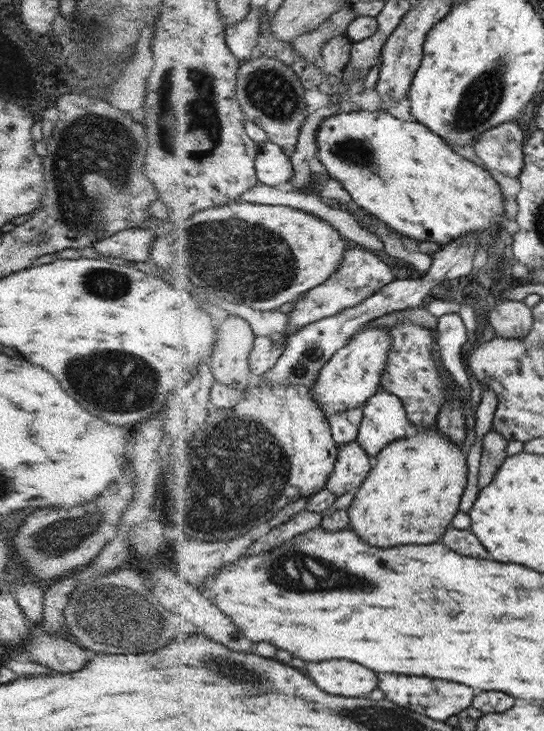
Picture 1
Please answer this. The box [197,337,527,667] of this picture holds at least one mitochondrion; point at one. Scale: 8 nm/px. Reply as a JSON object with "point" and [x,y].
{"point":[299,571]}

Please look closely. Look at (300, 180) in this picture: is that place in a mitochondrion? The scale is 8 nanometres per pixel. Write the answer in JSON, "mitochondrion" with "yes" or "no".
{"mitochondrion":"no"}

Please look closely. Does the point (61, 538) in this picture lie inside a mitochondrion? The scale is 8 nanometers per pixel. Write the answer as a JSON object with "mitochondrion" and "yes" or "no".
{"mitochondrion":"yes"}

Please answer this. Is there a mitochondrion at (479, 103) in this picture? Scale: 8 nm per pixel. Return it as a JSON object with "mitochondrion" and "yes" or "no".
{"mitochondrion":"yes"}

